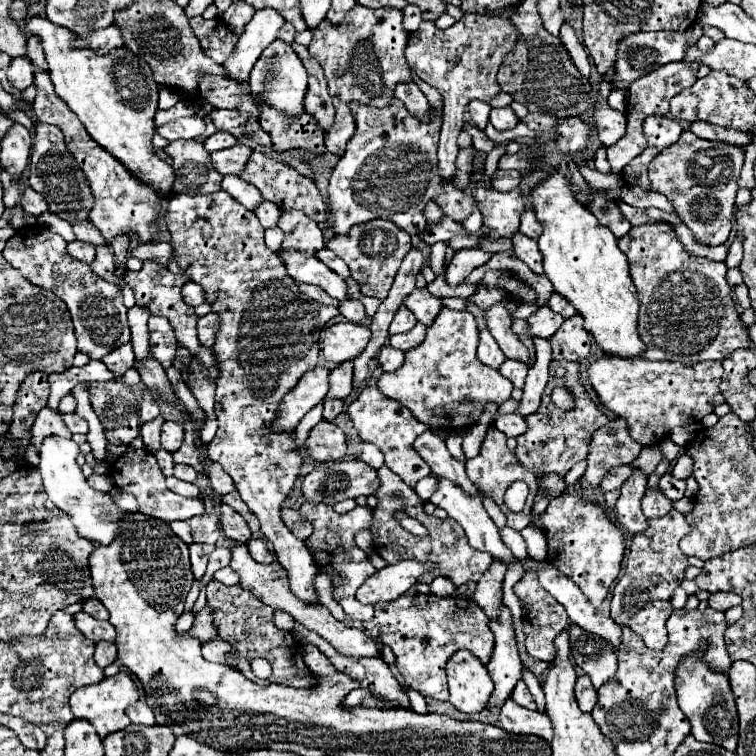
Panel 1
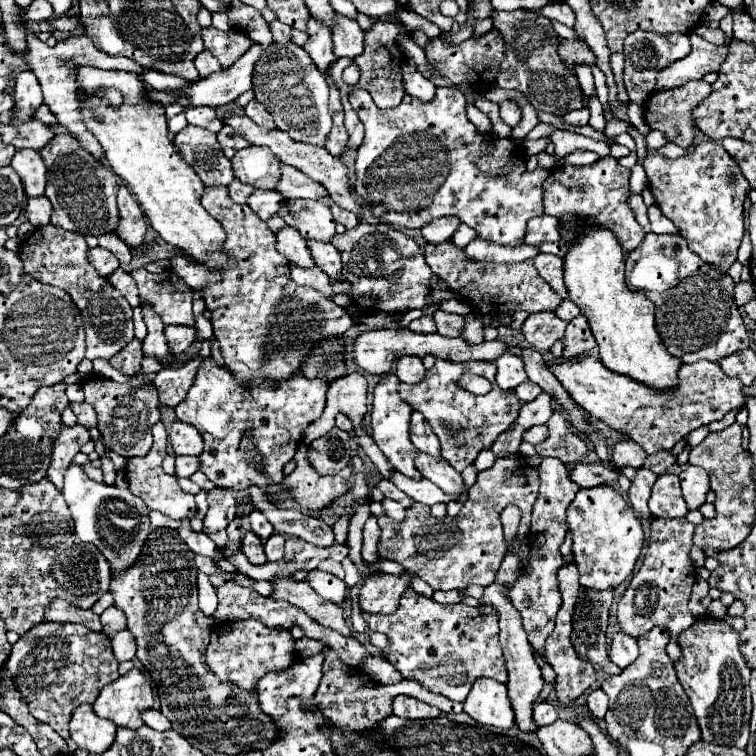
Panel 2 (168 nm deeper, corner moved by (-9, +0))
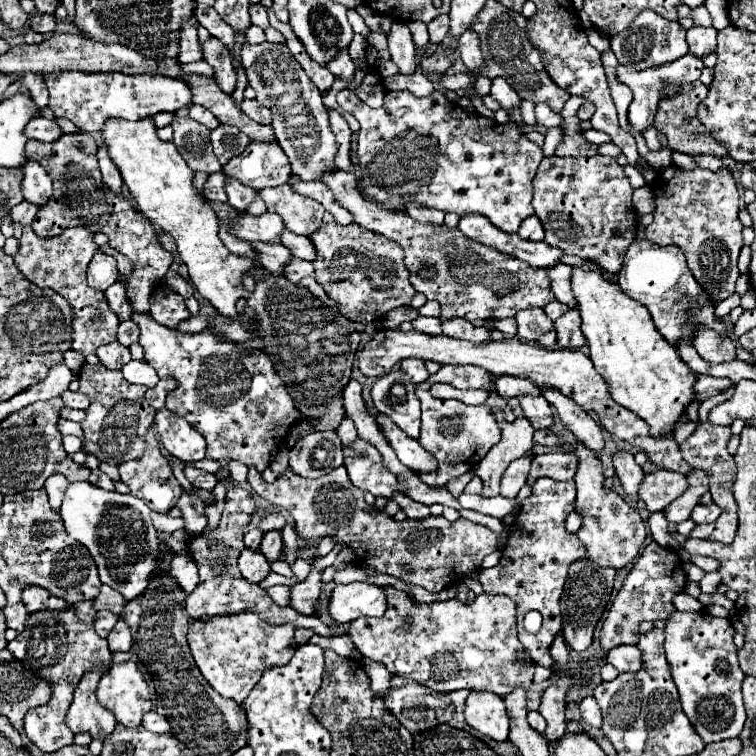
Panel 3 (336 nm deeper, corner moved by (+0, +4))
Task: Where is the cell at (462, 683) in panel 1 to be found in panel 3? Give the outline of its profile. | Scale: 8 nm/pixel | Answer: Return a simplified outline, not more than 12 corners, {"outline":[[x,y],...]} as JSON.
{"outline":[[471,693],[469,727],[493,741],[509,739],[509,717],[499,695]]}

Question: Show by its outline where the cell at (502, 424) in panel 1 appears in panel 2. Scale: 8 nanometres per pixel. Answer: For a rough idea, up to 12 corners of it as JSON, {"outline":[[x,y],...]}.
{"outline":[[536,425],[524,433],[524,441],[540,443],[548,435],[546,425]]}

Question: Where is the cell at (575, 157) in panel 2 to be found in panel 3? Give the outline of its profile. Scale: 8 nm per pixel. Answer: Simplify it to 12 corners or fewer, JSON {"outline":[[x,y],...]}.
{"outline":[[573,95],[559,113],[563,139],[557,157],[593,157],[597,145],[583,137]]}

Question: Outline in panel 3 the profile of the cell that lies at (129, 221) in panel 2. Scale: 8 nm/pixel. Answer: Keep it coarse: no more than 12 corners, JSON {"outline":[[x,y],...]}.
{"outline":[[103,143],[97,149],[103,183],[119,193],[123,185],[119,169],[109,161]]}

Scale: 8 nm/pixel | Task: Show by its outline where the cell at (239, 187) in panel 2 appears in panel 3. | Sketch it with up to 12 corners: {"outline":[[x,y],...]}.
{"outline":[[211,173],[205,181],[205,197],[227,201],[225,173]]}

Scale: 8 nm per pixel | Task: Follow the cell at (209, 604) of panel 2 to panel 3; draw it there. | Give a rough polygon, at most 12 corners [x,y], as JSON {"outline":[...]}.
{"outline":[[175,555],[171,577],[185,593],[199,583],[197,565],[187,555]]}

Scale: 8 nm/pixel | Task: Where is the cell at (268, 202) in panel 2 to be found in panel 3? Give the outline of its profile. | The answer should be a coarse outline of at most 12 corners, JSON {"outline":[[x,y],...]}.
{"outline":[[233,177],[225,181],[229,205],[237,211],[257,197],[257,191],[245,187]]}

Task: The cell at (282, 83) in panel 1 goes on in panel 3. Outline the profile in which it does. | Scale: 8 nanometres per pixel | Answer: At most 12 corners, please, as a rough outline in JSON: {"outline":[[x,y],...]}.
{"outline":[[243,43],[257,101],[301,181],[335,171],[319,89],[287,45]]}

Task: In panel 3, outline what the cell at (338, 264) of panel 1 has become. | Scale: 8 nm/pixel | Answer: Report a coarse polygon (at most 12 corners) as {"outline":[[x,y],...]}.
{"outline":[[293,231],[281,233],[281,243],[305,261],[313,261],[309,237]]}

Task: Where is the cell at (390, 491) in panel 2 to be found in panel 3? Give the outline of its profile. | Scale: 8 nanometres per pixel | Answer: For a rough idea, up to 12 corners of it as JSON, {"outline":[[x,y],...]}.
{"outline":[[401,493],[393,501],[403,507],[409,519],[425,519],[431,515],[427,505],[415,503]]}

